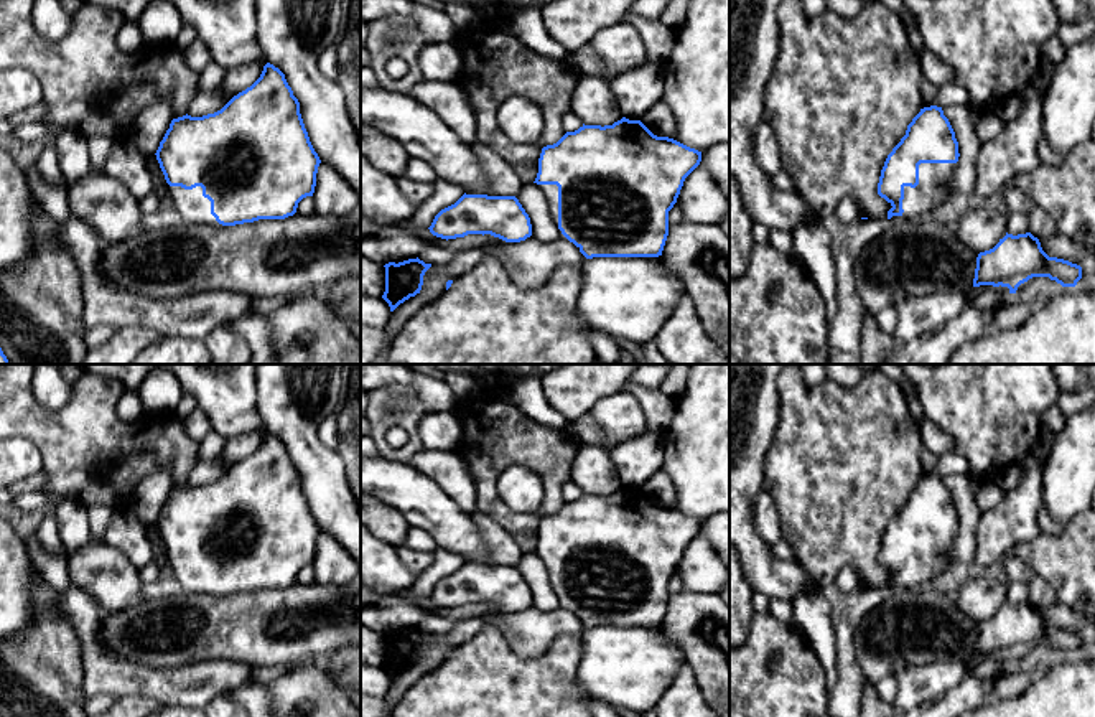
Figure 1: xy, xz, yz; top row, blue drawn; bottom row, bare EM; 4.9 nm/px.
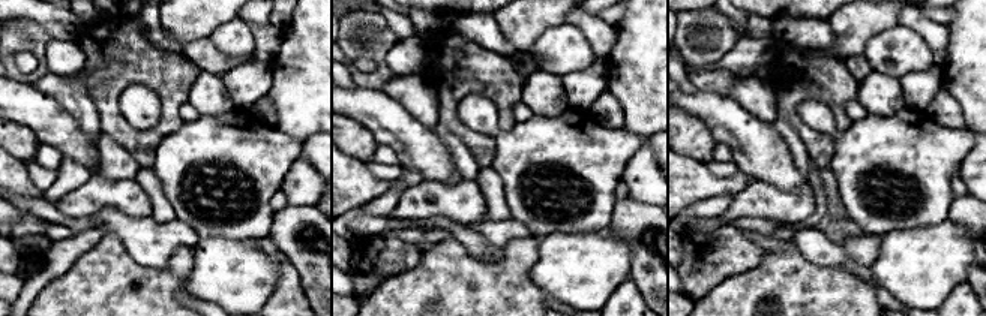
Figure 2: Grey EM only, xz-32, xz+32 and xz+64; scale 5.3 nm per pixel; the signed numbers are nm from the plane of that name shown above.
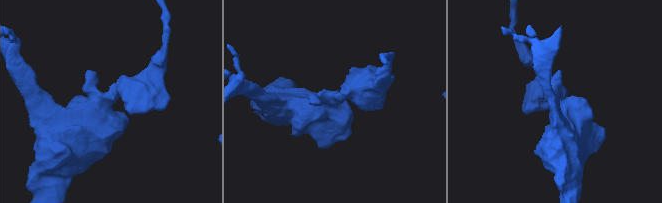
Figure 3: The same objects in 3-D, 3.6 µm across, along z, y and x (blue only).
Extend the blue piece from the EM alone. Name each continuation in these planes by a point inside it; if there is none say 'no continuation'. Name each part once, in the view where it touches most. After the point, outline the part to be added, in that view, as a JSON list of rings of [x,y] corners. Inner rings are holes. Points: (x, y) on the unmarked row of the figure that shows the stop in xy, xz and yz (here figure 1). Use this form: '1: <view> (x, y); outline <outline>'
1: yz (932, 559); outline [[[920,532],[919,554],[916,557],[904,555],[904,569],[901,585],[892,585],[894,590],[919,590],[929,580],[939,577],[945,569],[955,562],[948,552],[953,546],[957,532]]]

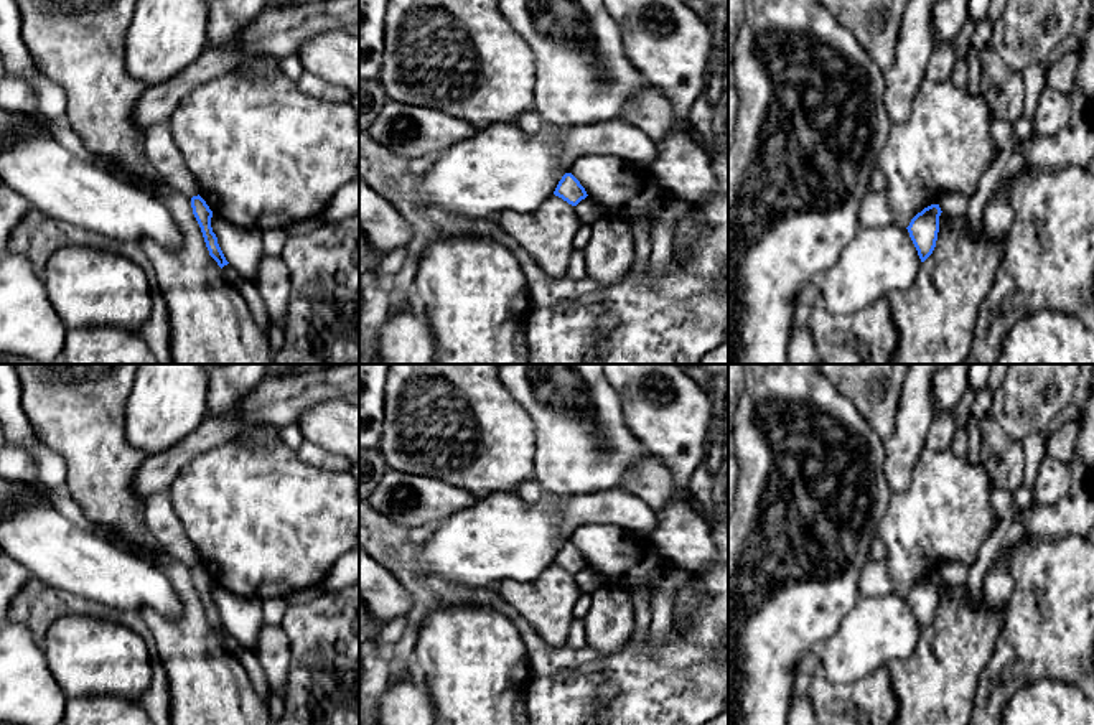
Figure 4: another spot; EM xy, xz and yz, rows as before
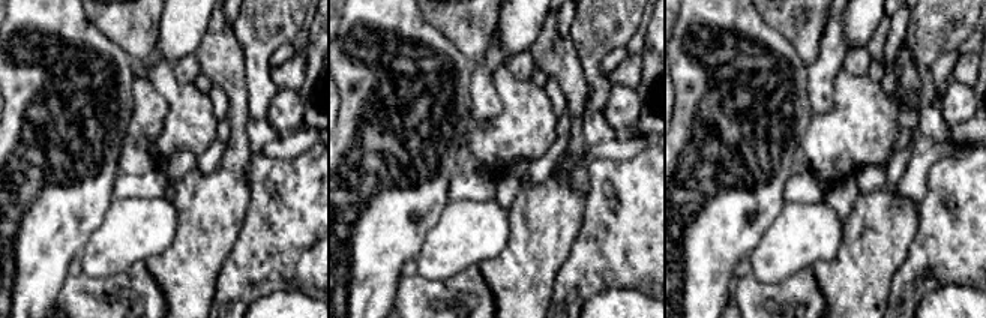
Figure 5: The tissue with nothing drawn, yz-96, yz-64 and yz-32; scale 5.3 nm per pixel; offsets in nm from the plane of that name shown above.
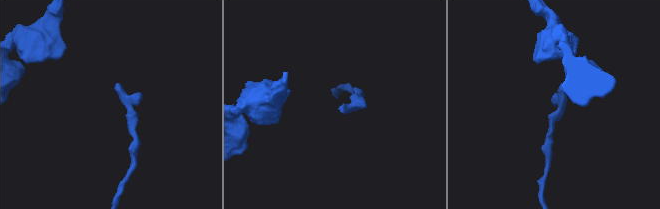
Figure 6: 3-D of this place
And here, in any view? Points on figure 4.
no continuation

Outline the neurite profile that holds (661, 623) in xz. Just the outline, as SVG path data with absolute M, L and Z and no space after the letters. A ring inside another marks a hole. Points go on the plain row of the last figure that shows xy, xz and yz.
M674 567L669 575L652 588L652 598L649 601L649 634L654 646L662 646L672 629L672 596L690 575L689 570Z

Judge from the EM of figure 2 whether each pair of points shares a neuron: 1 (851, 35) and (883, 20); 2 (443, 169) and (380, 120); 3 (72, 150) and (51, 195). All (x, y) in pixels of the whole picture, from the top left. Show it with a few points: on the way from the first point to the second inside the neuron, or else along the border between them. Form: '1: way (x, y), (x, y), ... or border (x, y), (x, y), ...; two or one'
1: way (859, 27), (866, 20), (875, 20); one
2: way (428, 156), (395, 126); one
3: border (63, 155), (83, 163), (93, 172); two

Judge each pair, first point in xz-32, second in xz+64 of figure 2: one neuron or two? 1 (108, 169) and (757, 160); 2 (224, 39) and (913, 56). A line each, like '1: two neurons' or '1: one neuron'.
1: two neurons
2: one neuron

